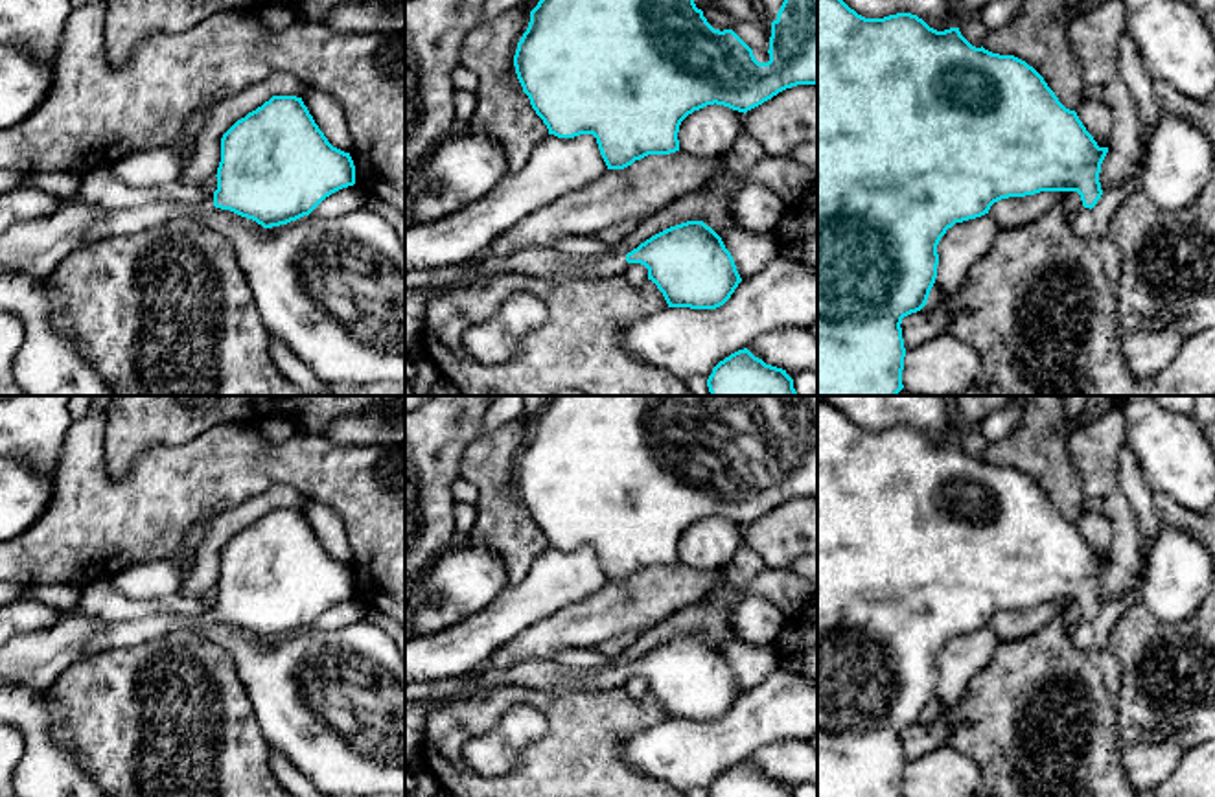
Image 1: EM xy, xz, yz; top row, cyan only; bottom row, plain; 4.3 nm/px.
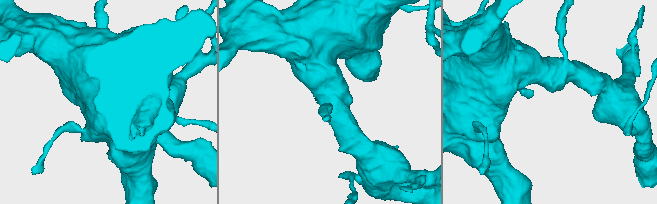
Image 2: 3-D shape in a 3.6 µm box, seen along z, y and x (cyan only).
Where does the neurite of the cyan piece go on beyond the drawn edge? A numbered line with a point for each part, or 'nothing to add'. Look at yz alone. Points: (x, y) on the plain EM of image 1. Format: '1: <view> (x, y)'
nothing to add

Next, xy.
1: xy (131, 634)

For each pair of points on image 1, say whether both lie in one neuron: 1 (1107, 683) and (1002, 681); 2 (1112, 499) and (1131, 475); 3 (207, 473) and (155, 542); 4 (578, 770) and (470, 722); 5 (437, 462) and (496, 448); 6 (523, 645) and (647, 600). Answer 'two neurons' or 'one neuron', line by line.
1: one neuron
2: two neurons
3: one neuron
4: one neuron
5: two neurons
6: one neuron

